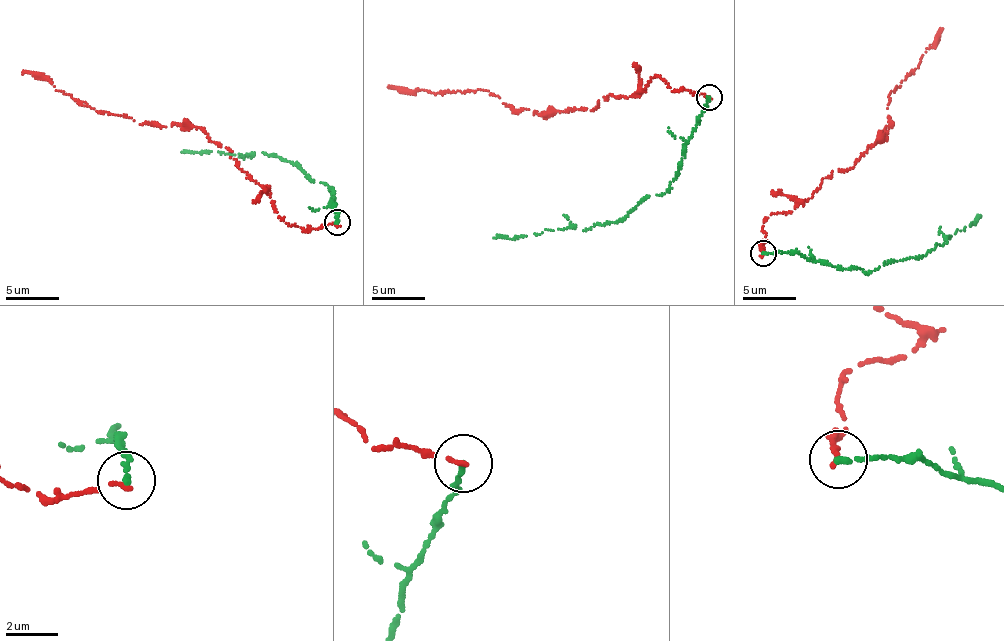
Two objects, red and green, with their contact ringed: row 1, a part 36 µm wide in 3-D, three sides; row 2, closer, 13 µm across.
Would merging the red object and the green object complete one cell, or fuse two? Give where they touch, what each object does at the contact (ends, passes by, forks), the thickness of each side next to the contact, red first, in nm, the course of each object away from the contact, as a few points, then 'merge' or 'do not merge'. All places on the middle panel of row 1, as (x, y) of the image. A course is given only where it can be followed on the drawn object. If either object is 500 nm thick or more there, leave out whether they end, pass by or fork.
place (709, 97); red ends; green ends; calibres 180 and 240 nm; course red (707, 96), (672, 91), (657, 76), (591, 110), (539, 114), (478, 89), (388, 87); course green (709, 97), (685, 143), (678, 175), (664, 194), (649, 196), (614, 223), (493, 238); do not merge

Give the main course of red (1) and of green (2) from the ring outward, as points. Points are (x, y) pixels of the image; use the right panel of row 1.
1: (763, 252), (771, 214), (812, 197), (822, 178), (853, 167), (886, 134), (891, 91), (940, 30)
2: (762, 254), (798, 253), (851, 270), (874, 270), (884, 263), (926, 254), (981, 216)

